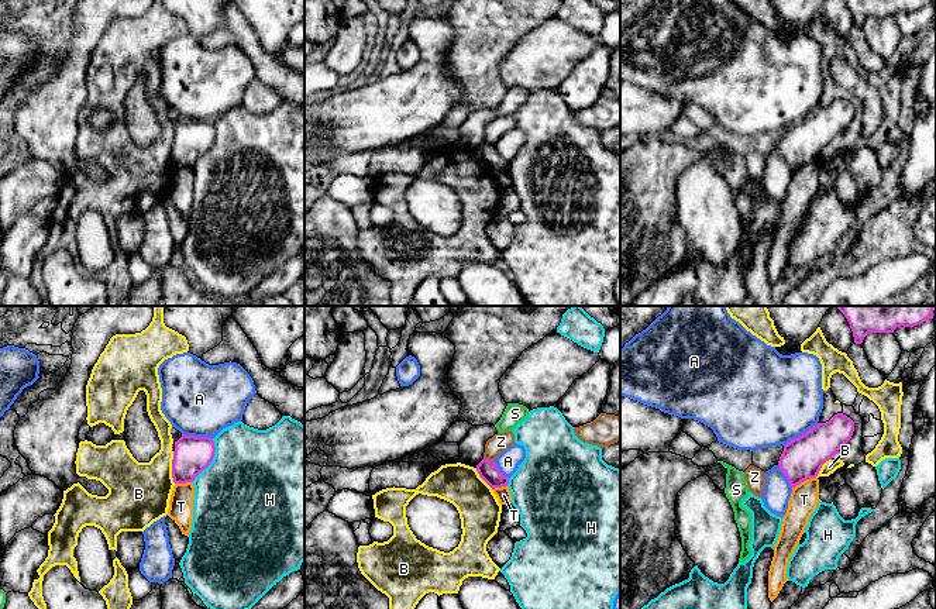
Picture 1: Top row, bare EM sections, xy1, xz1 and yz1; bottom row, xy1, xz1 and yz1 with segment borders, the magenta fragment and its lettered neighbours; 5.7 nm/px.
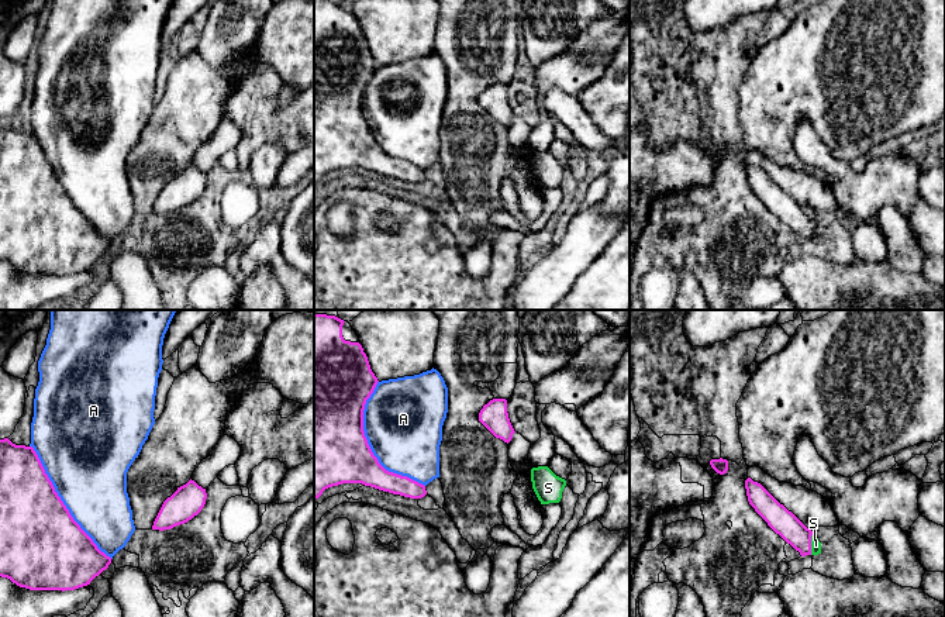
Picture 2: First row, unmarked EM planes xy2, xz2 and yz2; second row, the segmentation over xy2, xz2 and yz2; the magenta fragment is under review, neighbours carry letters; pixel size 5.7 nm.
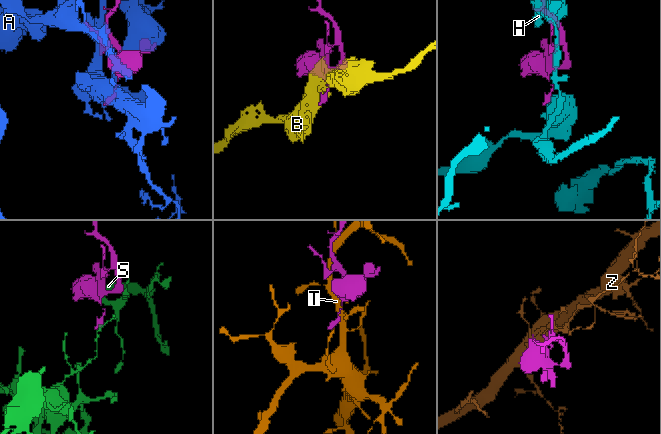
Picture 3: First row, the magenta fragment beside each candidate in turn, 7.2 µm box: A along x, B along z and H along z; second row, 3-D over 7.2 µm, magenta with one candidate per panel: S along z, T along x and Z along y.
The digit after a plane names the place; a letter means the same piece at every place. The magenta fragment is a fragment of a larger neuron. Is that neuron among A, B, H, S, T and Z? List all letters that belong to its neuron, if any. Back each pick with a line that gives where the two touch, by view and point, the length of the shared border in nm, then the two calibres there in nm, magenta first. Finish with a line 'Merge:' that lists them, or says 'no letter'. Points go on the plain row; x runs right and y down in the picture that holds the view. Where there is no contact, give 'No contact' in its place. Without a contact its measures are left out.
S: Touches magenta at yz2 (810, 228). Shared border 130 nm. Thickness 150 nm (magenta) against 60 nm
Merge: S

